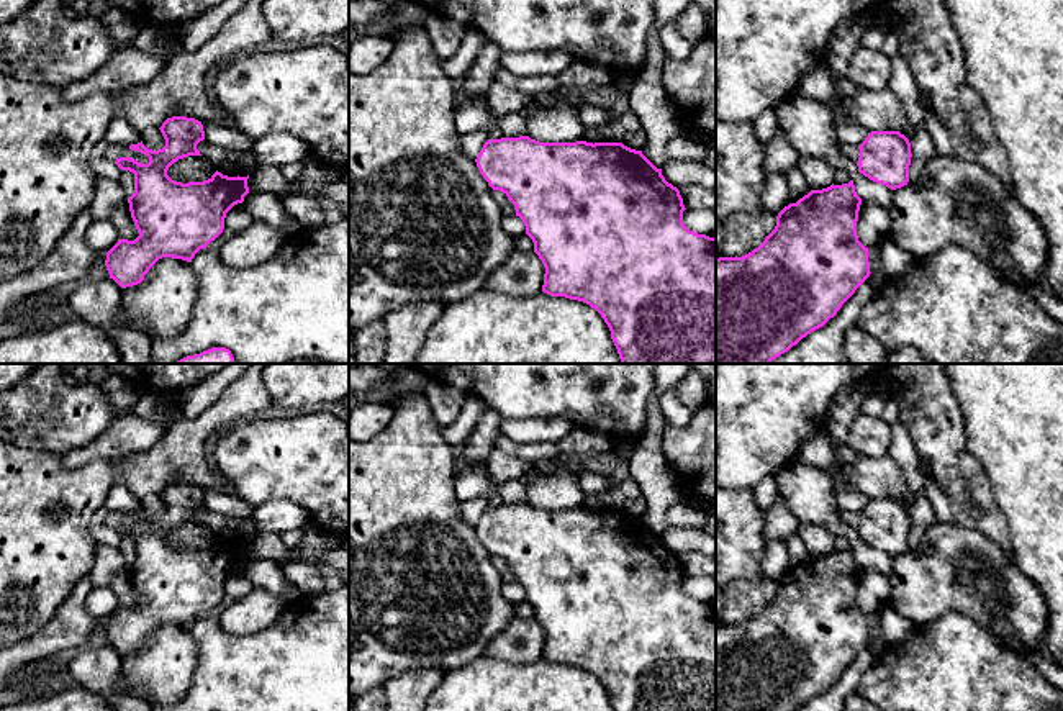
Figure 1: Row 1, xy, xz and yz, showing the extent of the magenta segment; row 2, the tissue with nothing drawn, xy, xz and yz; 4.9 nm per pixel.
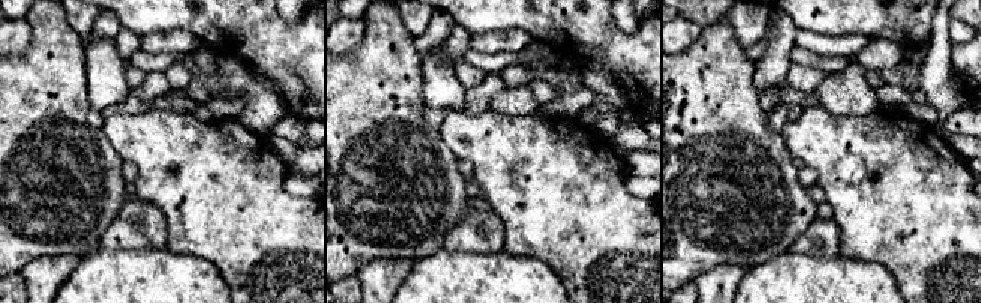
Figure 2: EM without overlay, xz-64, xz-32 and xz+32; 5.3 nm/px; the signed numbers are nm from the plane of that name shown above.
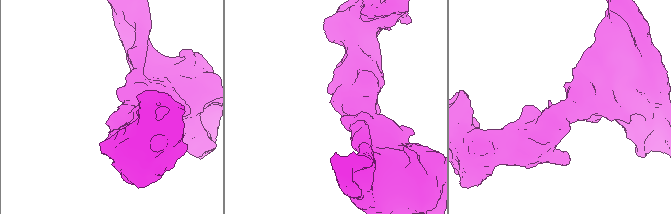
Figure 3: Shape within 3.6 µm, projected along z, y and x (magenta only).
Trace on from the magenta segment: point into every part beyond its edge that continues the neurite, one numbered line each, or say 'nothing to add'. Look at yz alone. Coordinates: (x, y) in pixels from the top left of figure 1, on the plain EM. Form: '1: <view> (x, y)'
nothing to add

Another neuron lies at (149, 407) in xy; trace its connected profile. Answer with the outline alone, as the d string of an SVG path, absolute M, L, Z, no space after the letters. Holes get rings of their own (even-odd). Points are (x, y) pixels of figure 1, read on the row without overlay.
M144 398L133 406L133 414L141 418L162 419L165 428L169 428L177 418L180 418L179 408L165 401L159 403L157 398Z

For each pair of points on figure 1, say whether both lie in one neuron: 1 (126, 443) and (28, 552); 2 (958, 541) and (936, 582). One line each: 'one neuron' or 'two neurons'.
1: two neurons
2: one neuron

